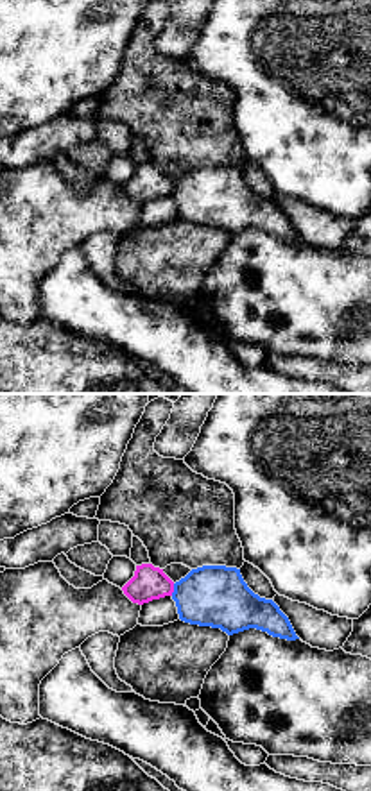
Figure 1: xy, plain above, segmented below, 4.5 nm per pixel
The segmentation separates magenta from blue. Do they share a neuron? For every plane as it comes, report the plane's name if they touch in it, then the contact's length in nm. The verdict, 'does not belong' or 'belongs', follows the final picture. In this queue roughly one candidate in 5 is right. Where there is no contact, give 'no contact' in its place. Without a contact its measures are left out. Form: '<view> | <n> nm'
xy | 60 nm

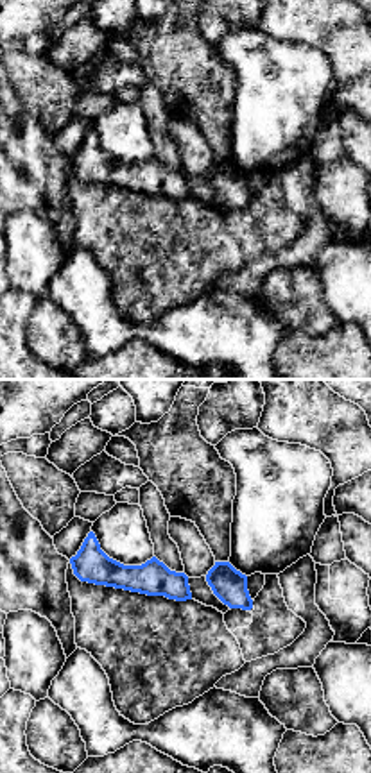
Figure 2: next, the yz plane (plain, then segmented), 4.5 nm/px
no contact

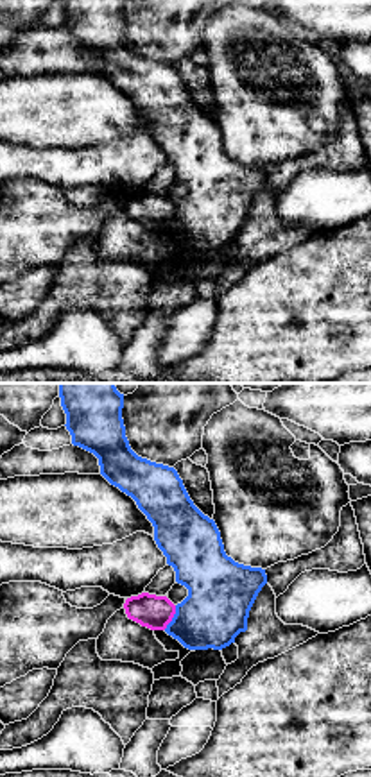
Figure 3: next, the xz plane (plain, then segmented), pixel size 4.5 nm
xz | 130 nm

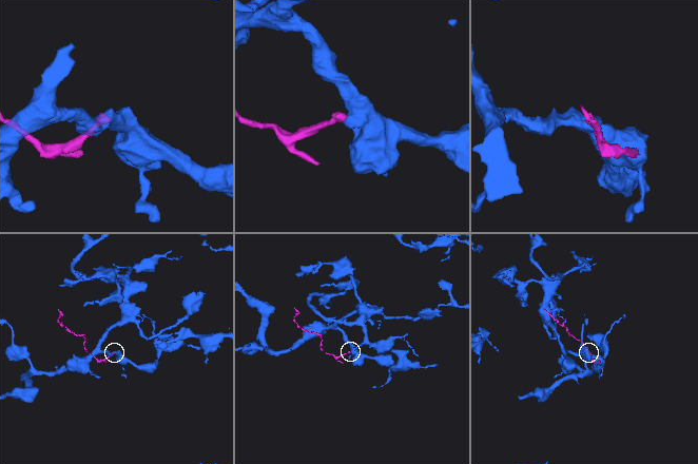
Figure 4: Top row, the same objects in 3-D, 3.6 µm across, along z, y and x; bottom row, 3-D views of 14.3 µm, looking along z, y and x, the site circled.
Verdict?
does not belong

